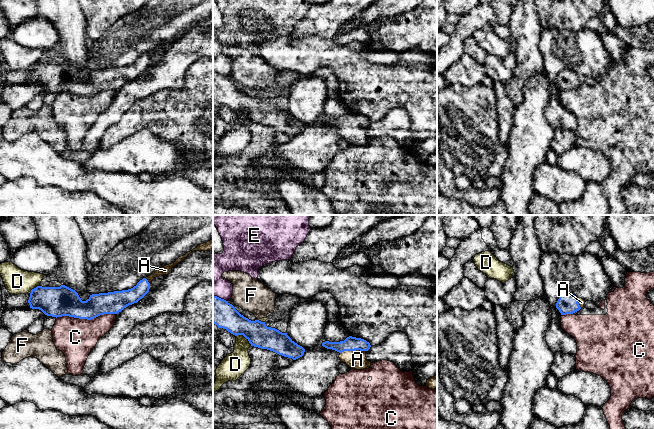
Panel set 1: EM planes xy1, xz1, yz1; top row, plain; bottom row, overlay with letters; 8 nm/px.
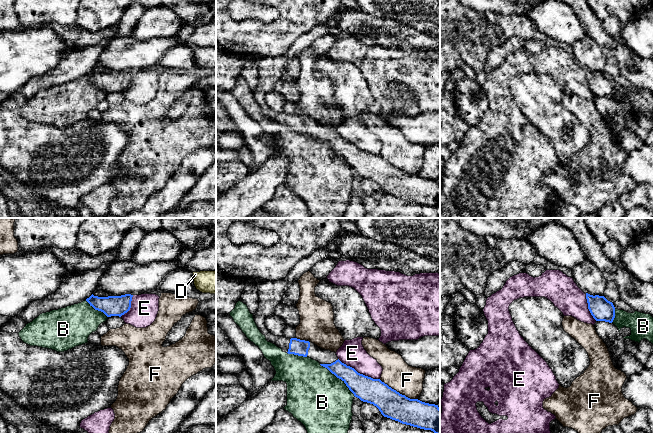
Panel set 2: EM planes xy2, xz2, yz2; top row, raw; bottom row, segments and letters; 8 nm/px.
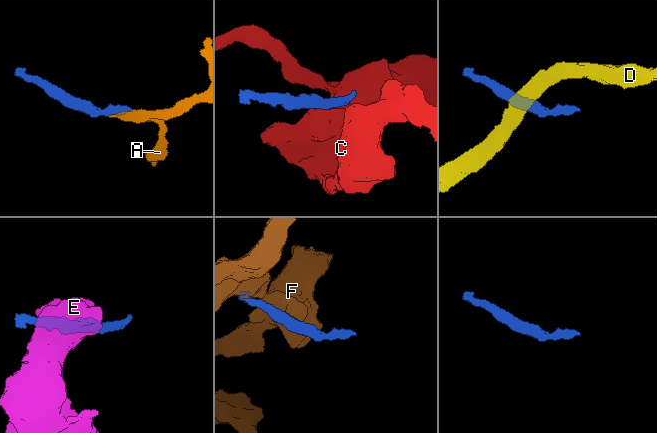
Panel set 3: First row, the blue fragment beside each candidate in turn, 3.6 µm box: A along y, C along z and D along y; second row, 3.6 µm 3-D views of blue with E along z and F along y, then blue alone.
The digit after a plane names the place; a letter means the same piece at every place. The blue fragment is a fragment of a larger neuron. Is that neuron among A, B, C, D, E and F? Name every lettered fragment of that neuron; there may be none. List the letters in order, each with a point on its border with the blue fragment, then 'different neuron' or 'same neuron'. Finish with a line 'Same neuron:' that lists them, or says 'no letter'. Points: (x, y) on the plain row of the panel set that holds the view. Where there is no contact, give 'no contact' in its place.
A: xz1 (352, 126) | same neuron
B: xz2 (338, 153) | different neuron
C: xy1 (85, 94) | different neuron
D: xz1 (244, 112) | different neuron
E: xz2 (359, 149) | different neuron
F: xz2 (398, 168) | different neuron
Same neuron: A

